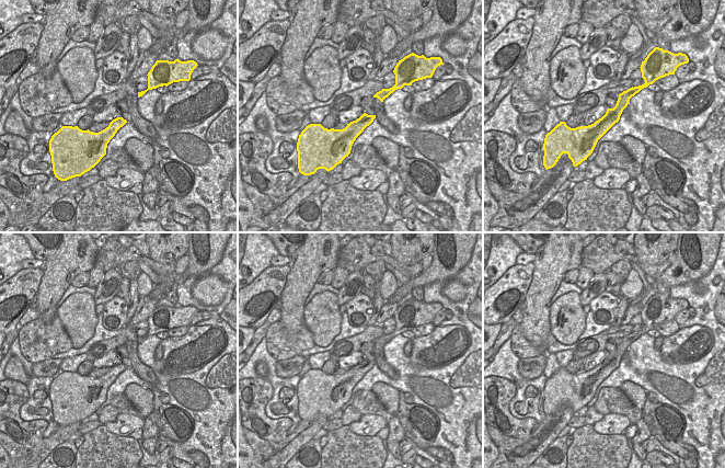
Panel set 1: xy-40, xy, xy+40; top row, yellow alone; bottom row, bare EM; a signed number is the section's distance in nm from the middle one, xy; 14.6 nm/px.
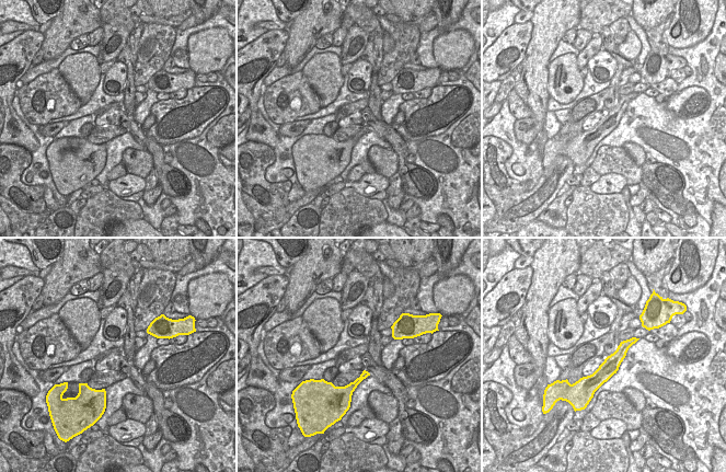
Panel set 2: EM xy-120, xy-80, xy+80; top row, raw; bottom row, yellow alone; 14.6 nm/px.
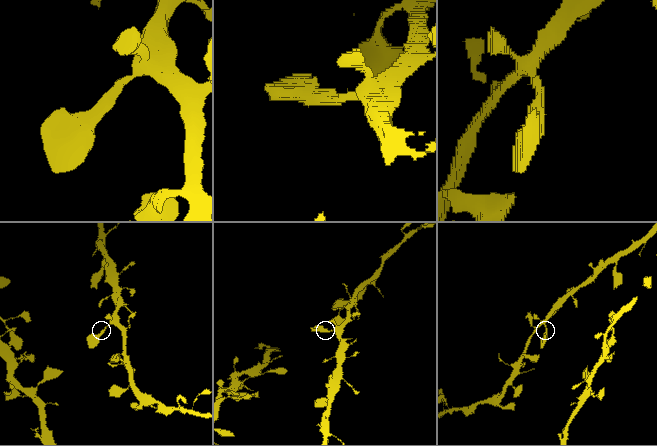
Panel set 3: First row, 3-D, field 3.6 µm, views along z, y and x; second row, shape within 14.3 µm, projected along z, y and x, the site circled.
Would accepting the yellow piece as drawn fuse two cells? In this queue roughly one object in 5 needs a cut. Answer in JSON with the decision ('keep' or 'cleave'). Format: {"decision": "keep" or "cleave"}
{"decision": "keep"}

